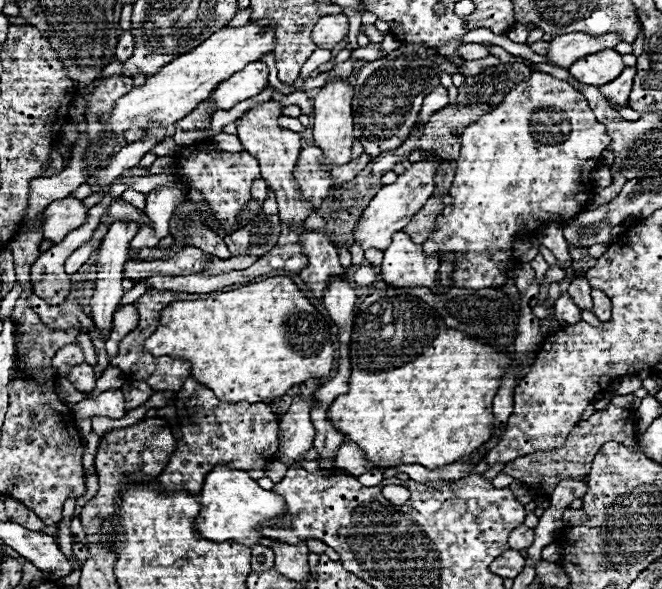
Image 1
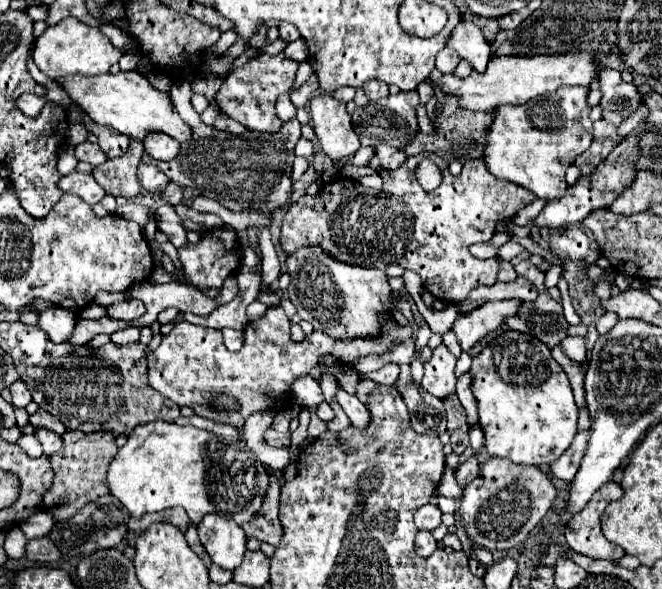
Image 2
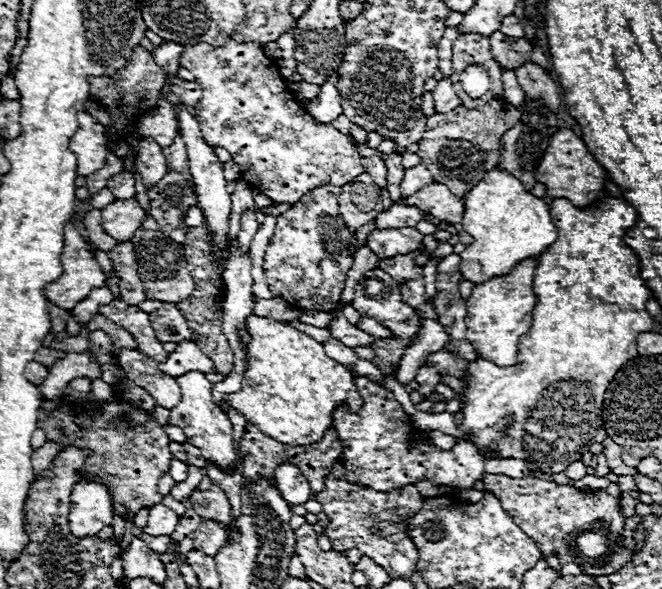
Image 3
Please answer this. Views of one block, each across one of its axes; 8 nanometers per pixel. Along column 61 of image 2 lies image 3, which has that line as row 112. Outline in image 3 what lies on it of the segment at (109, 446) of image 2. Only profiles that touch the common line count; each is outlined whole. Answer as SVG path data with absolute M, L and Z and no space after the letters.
M504 98L490 100L490 104L484 108L470 110L458 106L448 114L434 114L432 118L428 118L426 132L418 142L418 156L424 164L428 164L434 182L452 188L456 196L464 198L468 190L472 190L484 178L488 170L494 170L498 166L500 140L506 130L514 128L520 122L520 118L520 110L516 110Z

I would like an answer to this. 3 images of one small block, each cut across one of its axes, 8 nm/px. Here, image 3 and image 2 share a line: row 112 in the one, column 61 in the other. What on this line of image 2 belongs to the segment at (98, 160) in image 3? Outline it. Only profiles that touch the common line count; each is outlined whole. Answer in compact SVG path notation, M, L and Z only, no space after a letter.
M132 72L118 74L100 74L100 76L68 76L60 78L58 84L66 90L72 102L76 102L96 124L110 126L120 134L136 140L144 140L150 132L164 132L180 142L190 138L190 128L172 108L172 100L166 92L160 92L150 86L146 76Z

